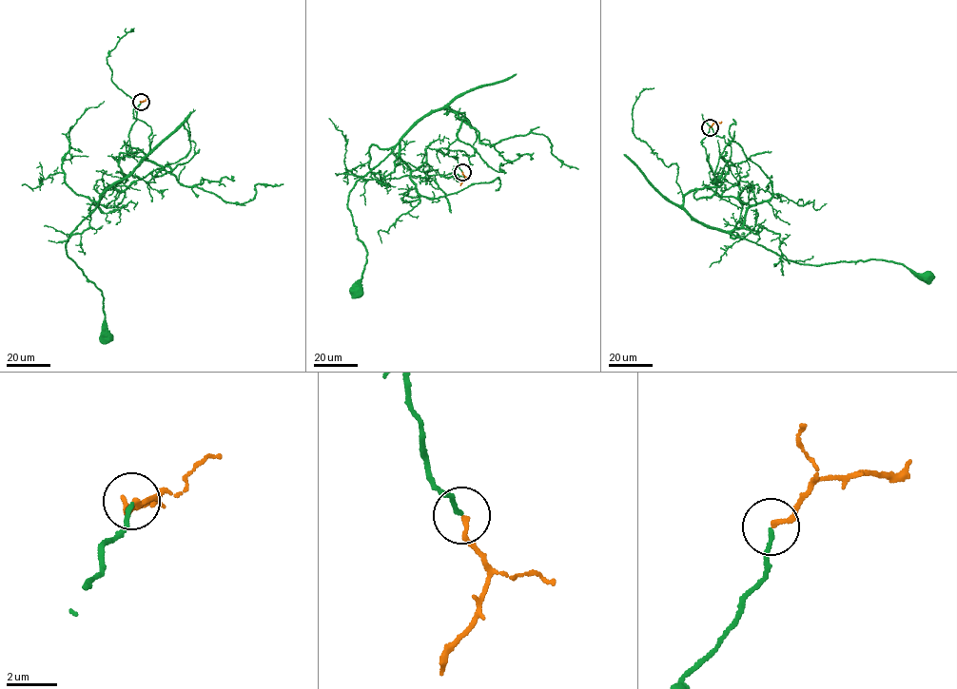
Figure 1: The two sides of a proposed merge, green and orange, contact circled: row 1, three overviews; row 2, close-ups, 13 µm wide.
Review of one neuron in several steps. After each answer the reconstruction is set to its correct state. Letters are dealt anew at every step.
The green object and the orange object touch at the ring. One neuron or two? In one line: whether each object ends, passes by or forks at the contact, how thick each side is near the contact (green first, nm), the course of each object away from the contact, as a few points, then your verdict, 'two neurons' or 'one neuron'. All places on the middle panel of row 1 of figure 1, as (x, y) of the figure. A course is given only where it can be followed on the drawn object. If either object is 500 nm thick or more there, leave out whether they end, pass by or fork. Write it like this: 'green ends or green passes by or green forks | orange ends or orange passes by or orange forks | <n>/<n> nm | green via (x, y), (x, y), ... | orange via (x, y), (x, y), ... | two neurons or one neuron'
green ends | orange ends | 140/190 nm | green via (462, 171), (457, 157), (428, 147), (412, 170), (400, 143), (356, 181), (347, 208), (367, 252), (357, 291) | orange via (462, 171), (464, 177), (460, 185) | one neuron

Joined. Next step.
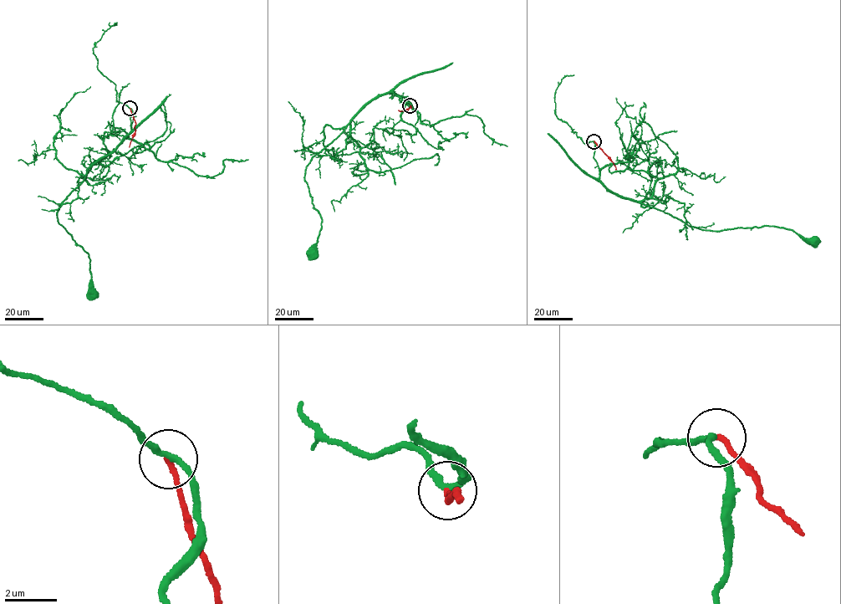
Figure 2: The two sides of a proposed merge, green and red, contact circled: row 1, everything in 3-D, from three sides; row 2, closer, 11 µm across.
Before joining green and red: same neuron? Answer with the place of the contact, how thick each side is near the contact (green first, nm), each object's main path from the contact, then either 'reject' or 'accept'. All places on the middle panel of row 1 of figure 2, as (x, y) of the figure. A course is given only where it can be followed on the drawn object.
(410, 105) | 200/220 nm | green via (410, 105), (407, 95), (391, 92), (379, 96), (312, 157), (304, 181), (313, 207), (322, 219), (313, 253) | red via (410, 105), (409, 109), (398, 110) | reject

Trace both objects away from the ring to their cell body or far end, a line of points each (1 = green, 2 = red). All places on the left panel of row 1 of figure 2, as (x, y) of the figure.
1: (129, 108), (131, 130), (115, 150), (89, 168), (57, 213), (58, 223), (88, 254), (93, 295)
2: (129, 108), (135, 130), (129, 147)

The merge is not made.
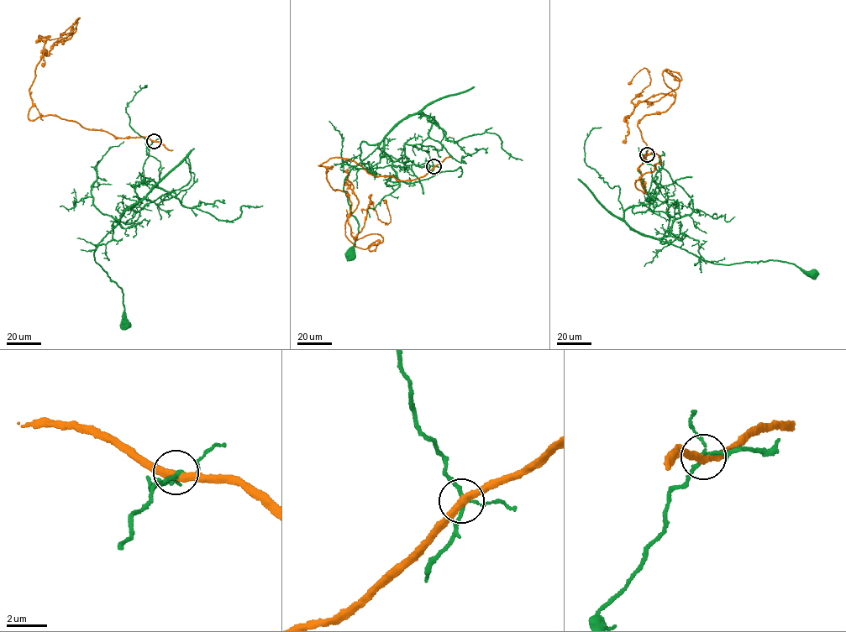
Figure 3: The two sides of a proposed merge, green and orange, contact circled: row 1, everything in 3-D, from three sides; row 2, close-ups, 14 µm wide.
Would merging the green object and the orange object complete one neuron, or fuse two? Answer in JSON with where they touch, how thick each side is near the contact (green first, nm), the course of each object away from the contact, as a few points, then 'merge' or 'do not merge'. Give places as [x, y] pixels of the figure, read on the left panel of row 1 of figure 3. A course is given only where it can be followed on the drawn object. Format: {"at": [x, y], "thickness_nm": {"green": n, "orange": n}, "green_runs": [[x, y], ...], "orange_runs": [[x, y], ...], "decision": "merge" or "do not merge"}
{"at": [154, 141], "thickness_nm": {"green": 150, "orange": 360}, "green_runs": [[154, 141], [143, 179], [134, 189], [139, 201], [120, 215], [94, 253], [96, 262], [122, 289], [126, 325]], "orange_runs": [[154, 141], [30, 120], [42, 53], [76, 28], [65, 40], [72, 27], [39, 35], [49, 36], [44, 65]], "decision": "do not merge"}

